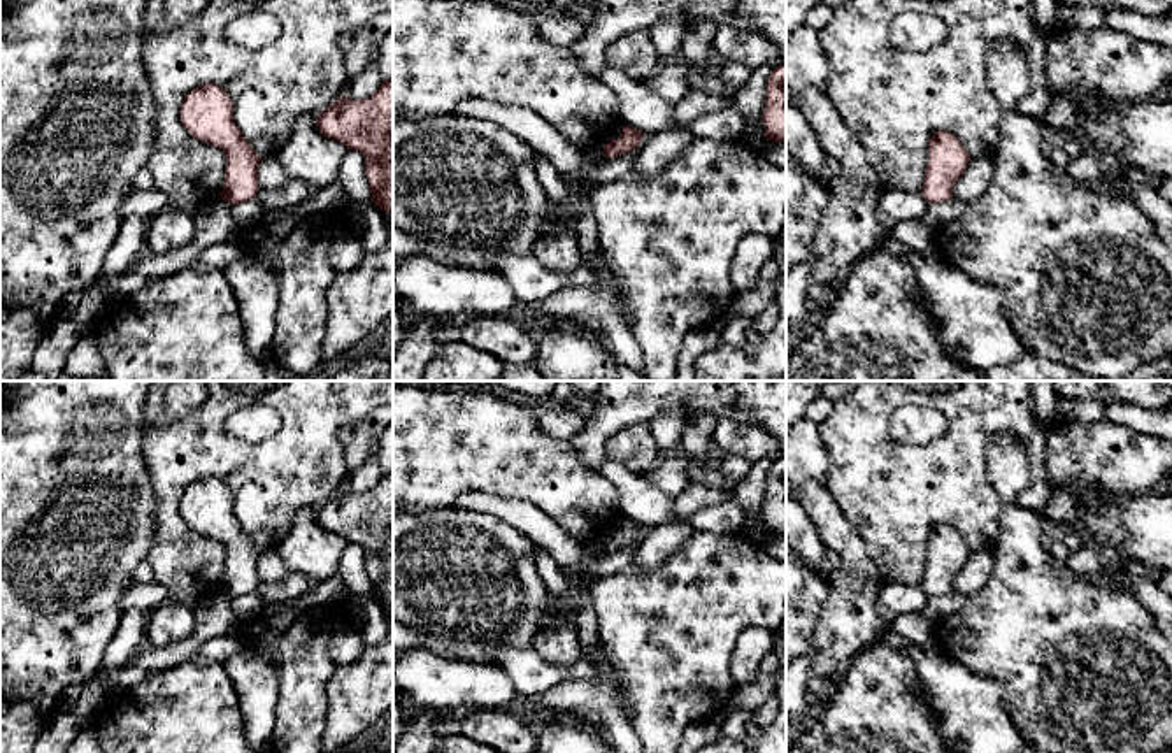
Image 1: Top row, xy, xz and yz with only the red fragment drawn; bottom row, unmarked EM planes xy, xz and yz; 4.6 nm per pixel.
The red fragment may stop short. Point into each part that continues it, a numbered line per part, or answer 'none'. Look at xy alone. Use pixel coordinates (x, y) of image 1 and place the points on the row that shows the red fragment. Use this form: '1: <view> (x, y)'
none

